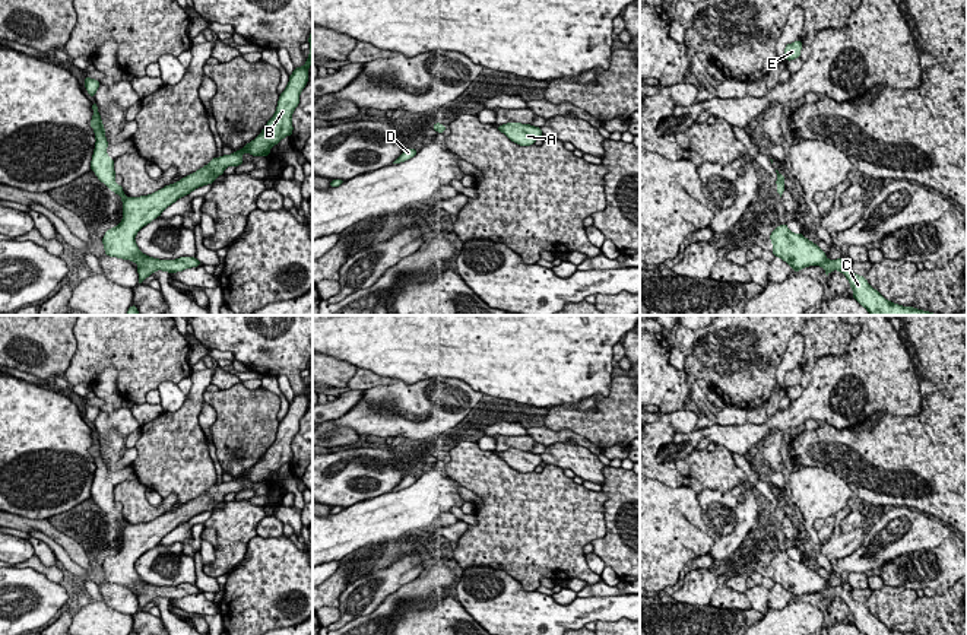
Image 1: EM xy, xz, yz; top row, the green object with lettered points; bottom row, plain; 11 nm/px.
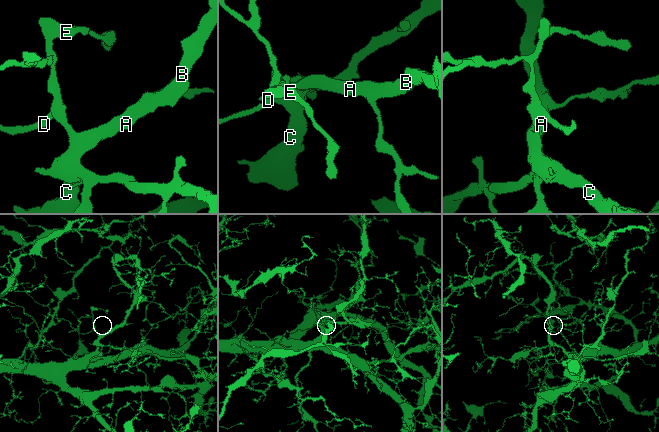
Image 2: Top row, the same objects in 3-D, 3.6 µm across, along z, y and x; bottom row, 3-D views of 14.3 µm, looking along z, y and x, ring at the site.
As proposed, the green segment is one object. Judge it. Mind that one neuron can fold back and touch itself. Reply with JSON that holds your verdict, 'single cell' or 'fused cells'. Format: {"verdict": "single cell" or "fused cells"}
{"verdict": "single cell"}

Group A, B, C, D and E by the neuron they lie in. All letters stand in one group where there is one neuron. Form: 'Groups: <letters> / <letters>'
Groups: A B C D E

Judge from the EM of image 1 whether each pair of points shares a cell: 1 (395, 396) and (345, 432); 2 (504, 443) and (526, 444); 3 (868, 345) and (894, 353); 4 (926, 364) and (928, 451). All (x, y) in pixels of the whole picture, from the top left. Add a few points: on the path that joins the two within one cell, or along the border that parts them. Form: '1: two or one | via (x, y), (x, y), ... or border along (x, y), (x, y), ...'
1: two | border along (332, 421), (338, 425), (349, 426), (360, 437)
2: one | via (510, 443), (520, 443)
3: one | via (874, 351), (877, 353), (888, 353)
4: one | via (934, 386), (934, 429)

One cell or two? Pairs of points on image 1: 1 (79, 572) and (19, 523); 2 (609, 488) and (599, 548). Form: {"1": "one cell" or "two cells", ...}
{"1": "two cells", "2": "one cell"}

